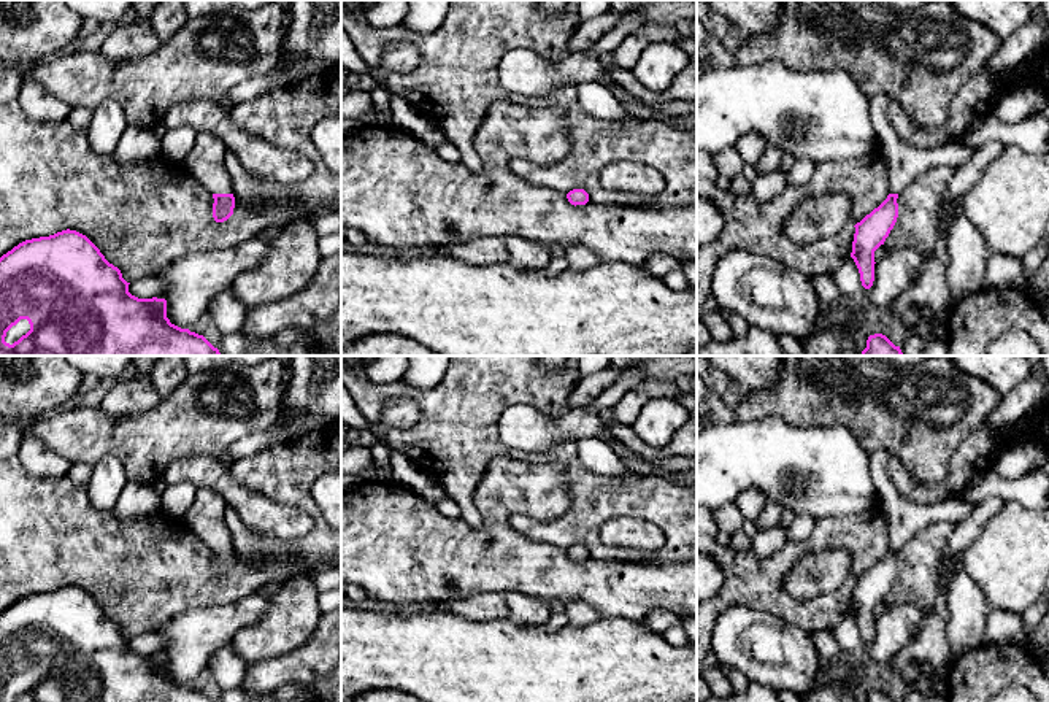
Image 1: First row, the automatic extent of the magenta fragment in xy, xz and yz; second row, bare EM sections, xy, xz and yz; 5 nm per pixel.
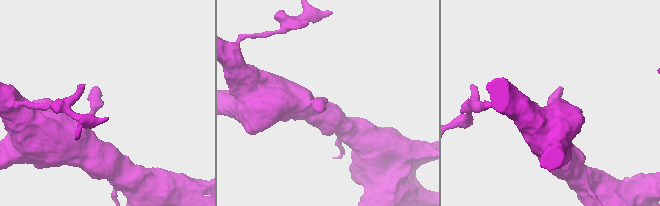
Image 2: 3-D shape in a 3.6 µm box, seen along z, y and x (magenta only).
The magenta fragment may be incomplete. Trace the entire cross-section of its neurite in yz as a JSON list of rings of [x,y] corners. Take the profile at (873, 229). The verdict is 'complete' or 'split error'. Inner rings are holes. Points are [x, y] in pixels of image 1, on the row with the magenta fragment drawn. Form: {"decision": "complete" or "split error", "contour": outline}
{"decision": "split error", "contour": [[[879,94],[870,98],[870,121],[879,138],[879,151],[886,157],[889,167],[889,195],[887,199],[857,222],[852,253],[860,281],[865,289],[870,289],[874,281],[874,251],[884,245],[898,218],[898,194],[920,173],[930,167],[949,165],[959,168],[978,149],[973,149],[960,141],[949,140],[946,145],[935,149],[919,149],[901,140],[889,121],[889,105],[892,98]]]}

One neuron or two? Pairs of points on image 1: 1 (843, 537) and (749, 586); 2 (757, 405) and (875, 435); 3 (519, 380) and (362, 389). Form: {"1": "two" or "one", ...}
{"1": "one", "2": "one", "3": "one"}

